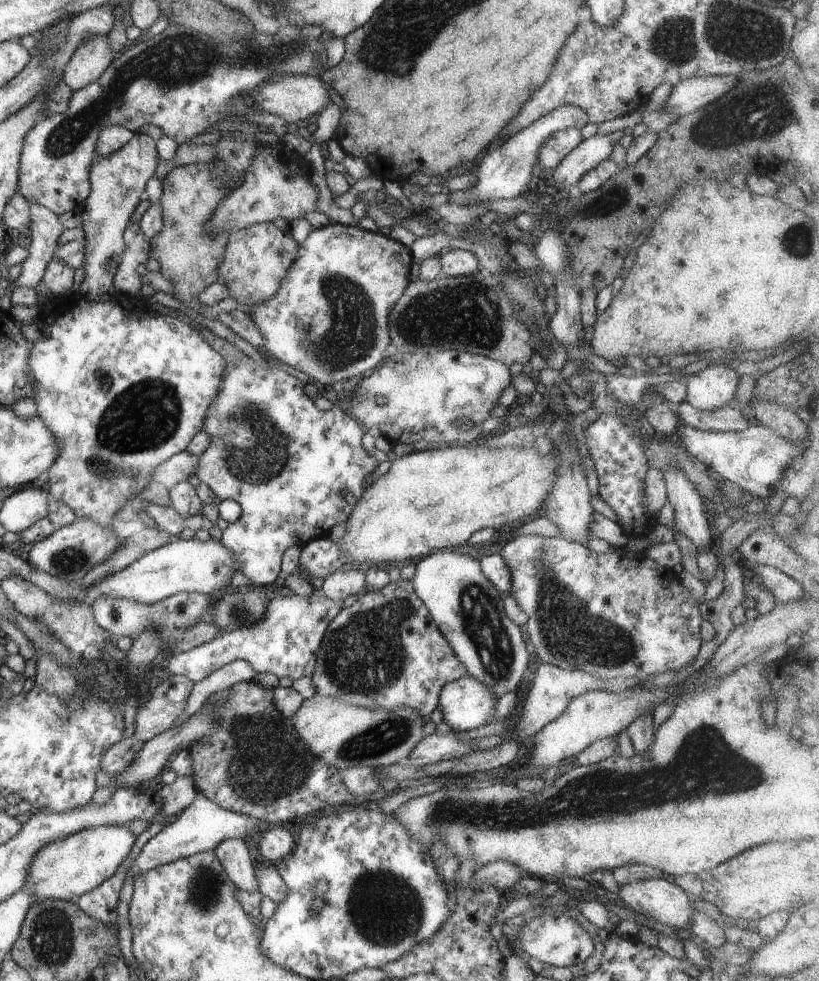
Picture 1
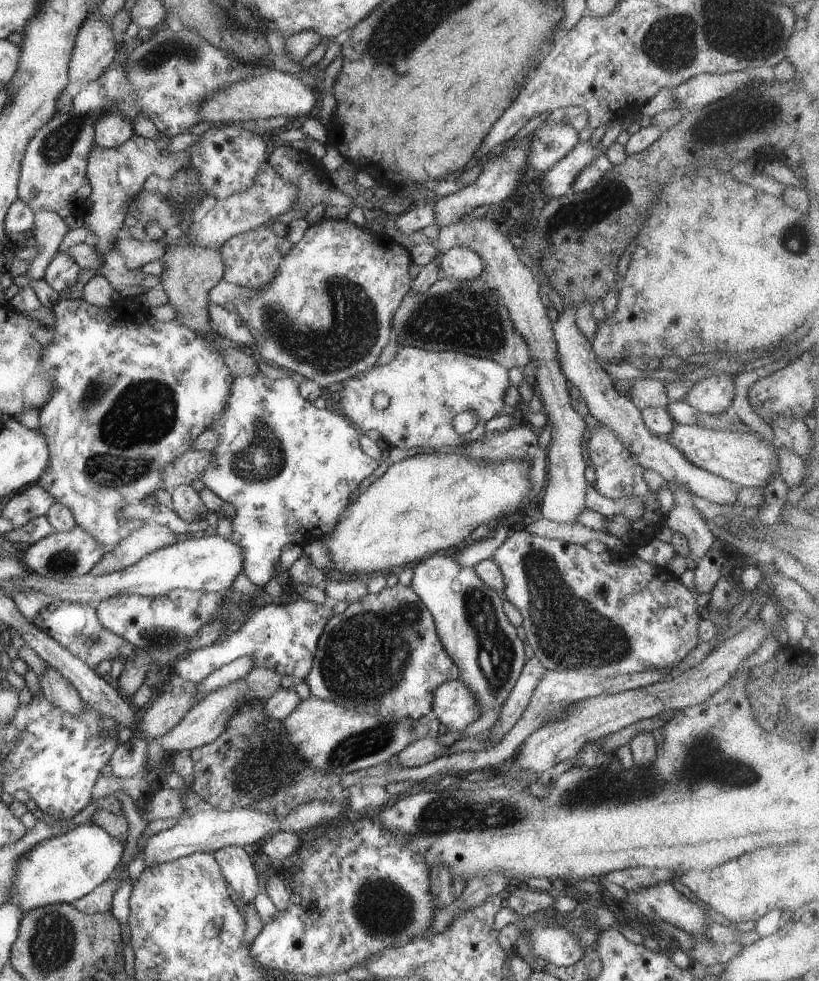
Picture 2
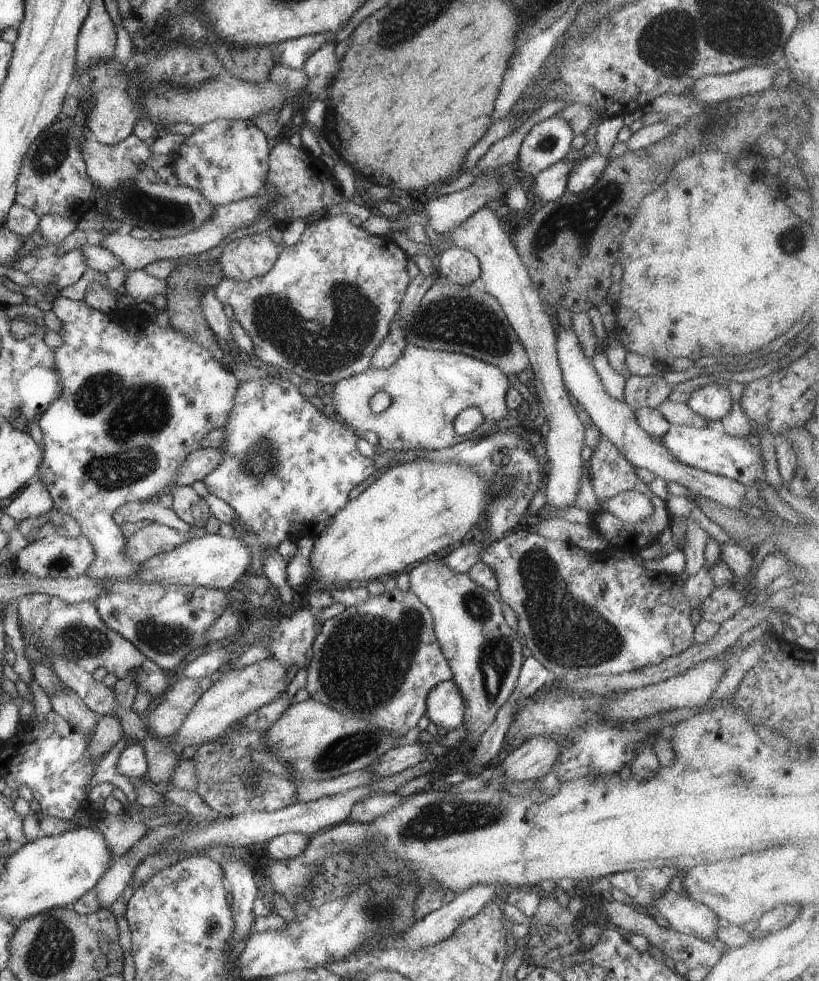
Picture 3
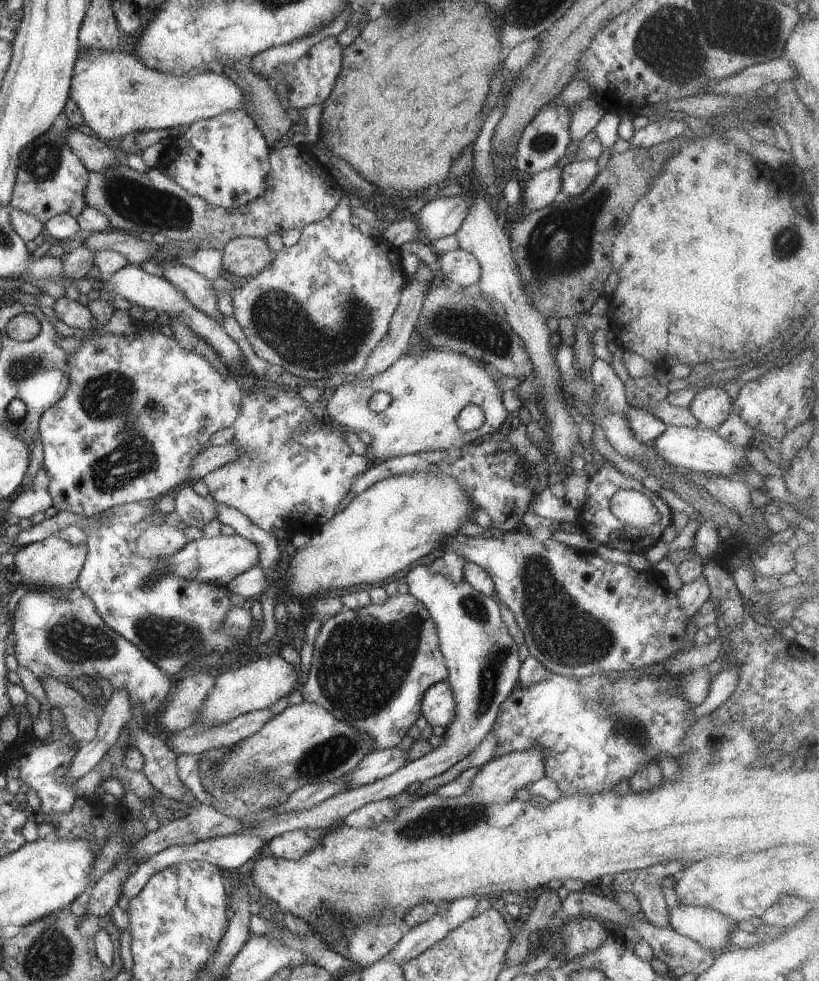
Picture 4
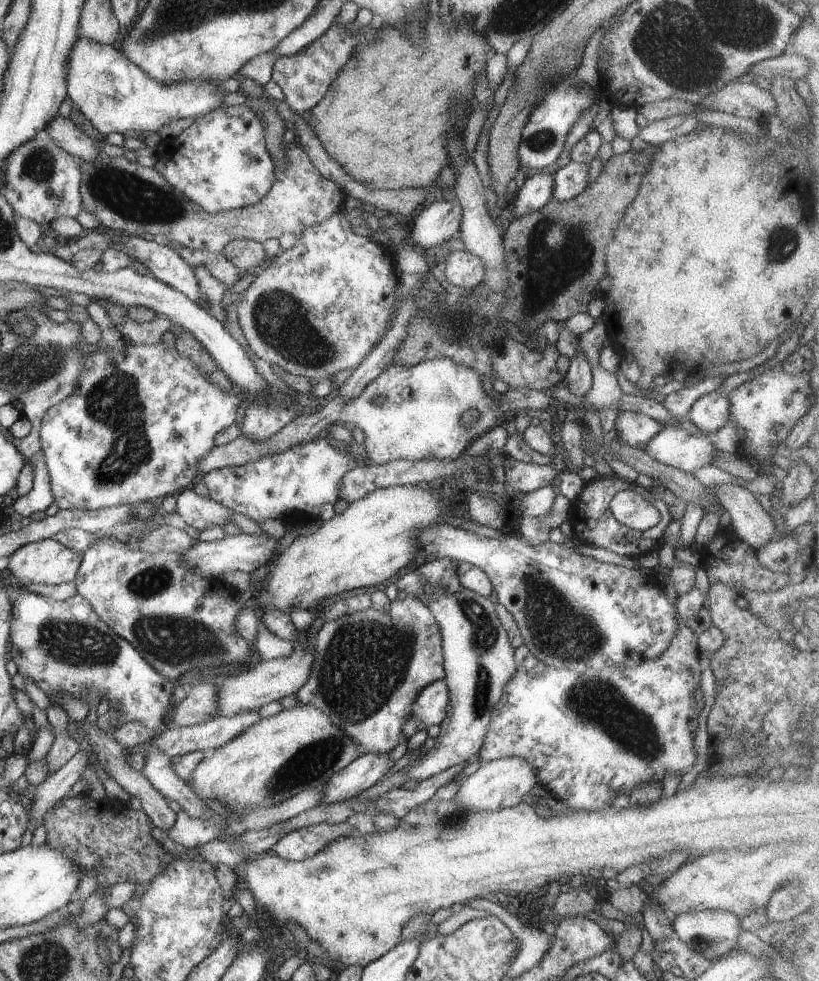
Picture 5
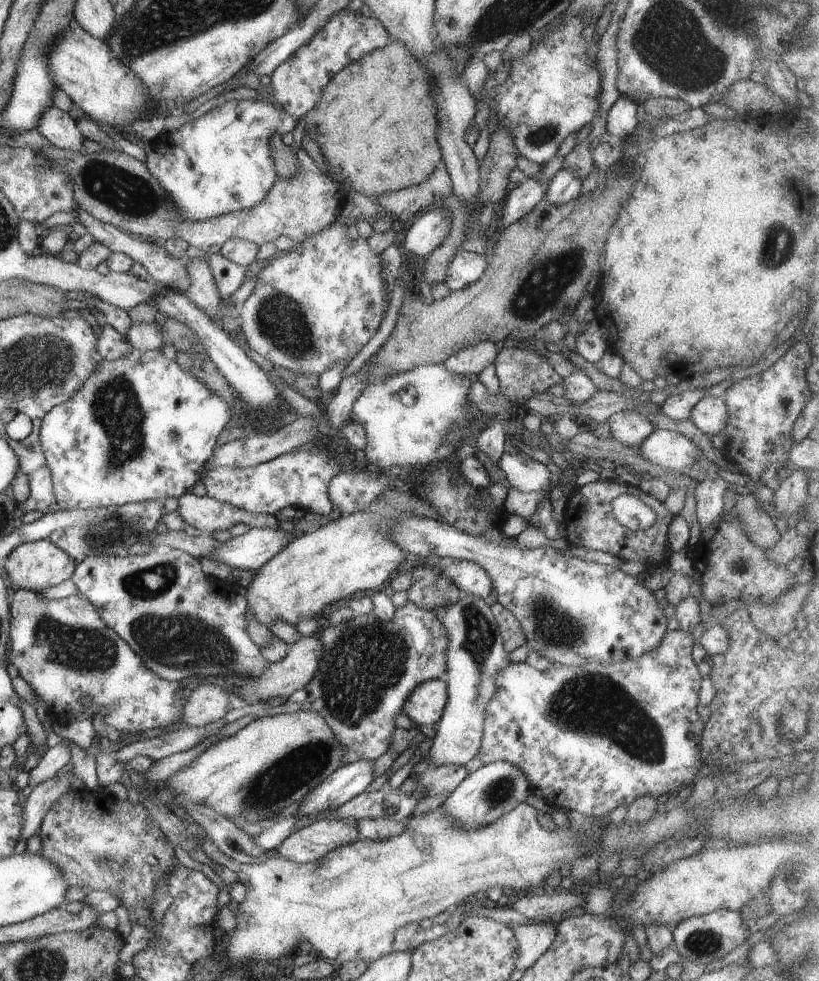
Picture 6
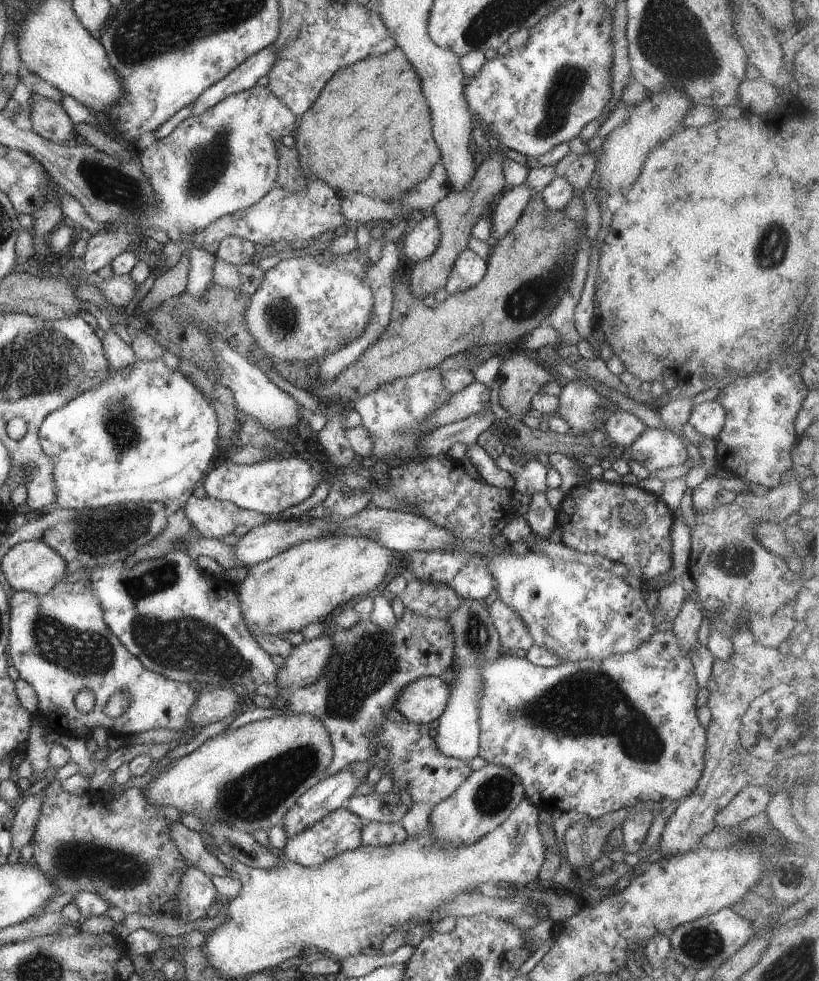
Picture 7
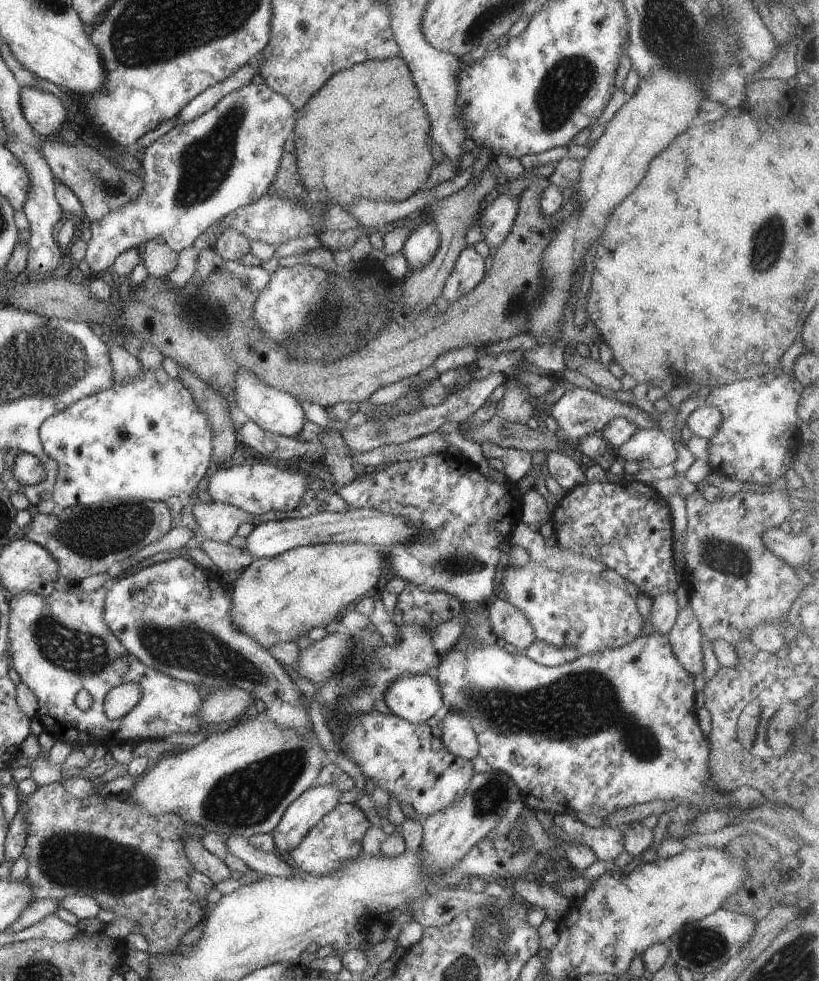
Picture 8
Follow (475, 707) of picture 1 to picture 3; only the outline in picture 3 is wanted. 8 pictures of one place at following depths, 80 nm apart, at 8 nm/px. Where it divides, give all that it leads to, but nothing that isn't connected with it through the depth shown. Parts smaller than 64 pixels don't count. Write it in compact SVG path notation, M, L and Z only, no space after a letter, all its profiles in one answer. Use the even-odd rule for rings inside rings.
M452 680L439 683L430 690L426 698L426 716L432 724L444 727L448 732L463 725L466 702Z

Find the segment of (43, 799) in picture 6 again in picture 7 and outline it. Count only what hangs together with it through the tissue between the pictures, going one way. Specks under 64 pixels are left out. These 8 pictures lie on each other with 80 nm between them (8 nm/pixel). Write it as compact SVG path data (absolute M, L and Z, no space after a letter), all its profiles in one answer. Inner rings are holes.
M41 785L33 790L33 793L20 804L12 822L12 849L21 850L34 838L34 830L39 815L42 814L42 798L39 791Z

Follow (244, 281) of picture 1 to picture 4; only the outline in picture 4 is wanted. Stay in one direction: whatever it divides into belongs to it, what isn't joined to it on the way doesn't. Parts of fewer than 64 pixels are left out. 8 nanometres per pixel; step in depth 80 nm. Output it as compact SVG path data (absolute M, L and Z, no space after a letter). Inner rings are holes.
M239 237L230 240L223 249L223 270L234 280L247 280L262 270L266 270L275 252L270 250L265 239L253 237Z

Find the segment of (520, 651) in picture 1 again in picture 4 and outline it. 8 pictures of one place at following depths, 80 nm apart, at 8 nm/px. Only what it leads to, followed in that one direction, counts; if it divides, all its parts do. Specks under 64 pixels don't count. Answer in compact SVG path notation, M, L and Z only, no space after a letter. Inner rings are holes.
M416 566L403 578L408 584L408 593L414 596L428 610L438 634L439 648L448 670L448 684L456 700L456 716L452 724L441 736L442 744L432 752L408 762L406 766L393 774L376 780L372 784L350 788L338 795L329 797L310 810L300 812L280 812L272 814L262 822L254 822L240 834L258 836L266 842L294 830L323 831L338 825L348 814L373 801L394 798L404 792L414 782L424 783L439 776L454 764L472 755L480 742L488 736L500 712L502 702L519 685L520 662L519 647L510 636L506 624L502 621L500 603L493 597L480 594L467 580L452 582L442 574L434 574L428 566Z

